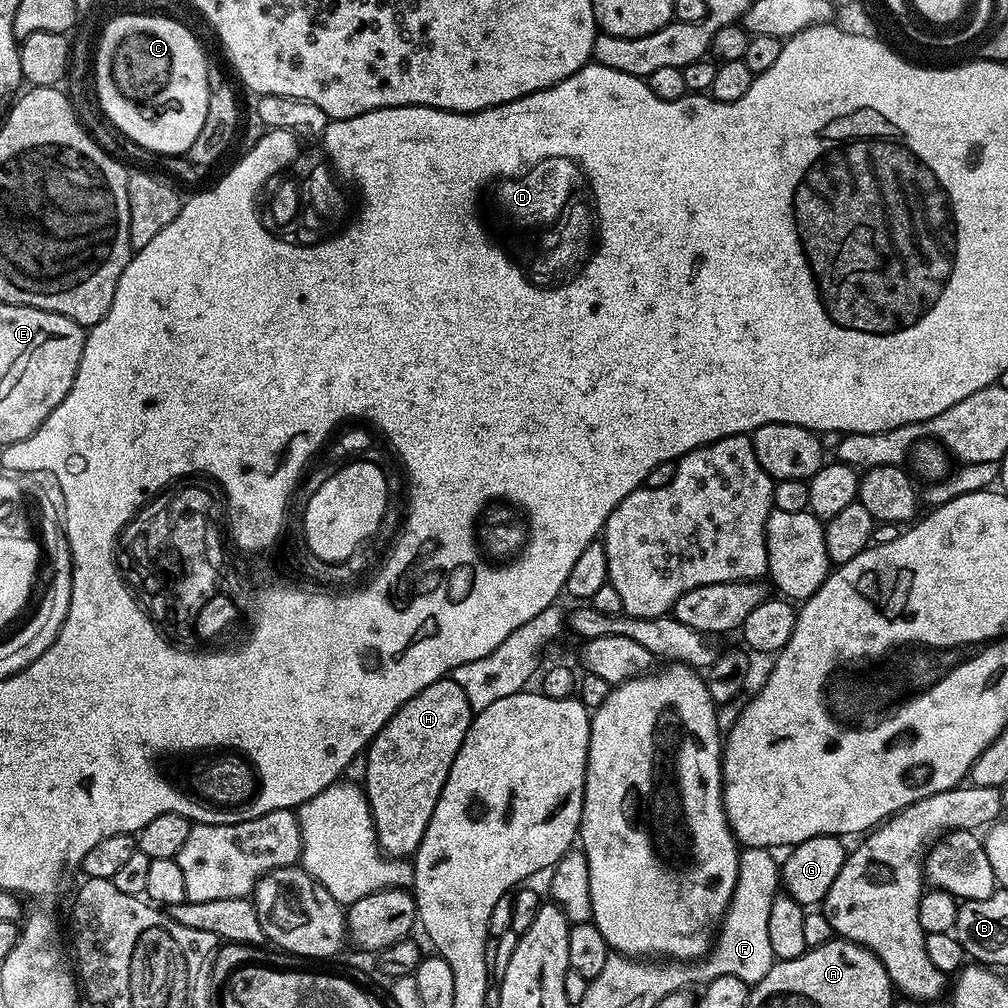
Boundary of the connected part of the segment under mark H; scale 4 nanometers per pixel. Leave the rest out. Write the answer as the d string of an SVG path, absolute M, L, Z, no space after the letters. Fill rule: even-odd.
M445 678L426 686L426 690L414 694L414 698L410 698L410 702L406 702L393 714L390 722L386 722L383 730L368 745L366 749L368 765L364 768L362 787L372 811L376 840L384 855L393 858L411 857L422 842L422 834L426 834L426 826L430 826L434 806L438 806L442 786L446 786L450 766L466 738L473 715L470 702L466 702L466 693L462 690L462 686L458 686L458 682L450 678Z

